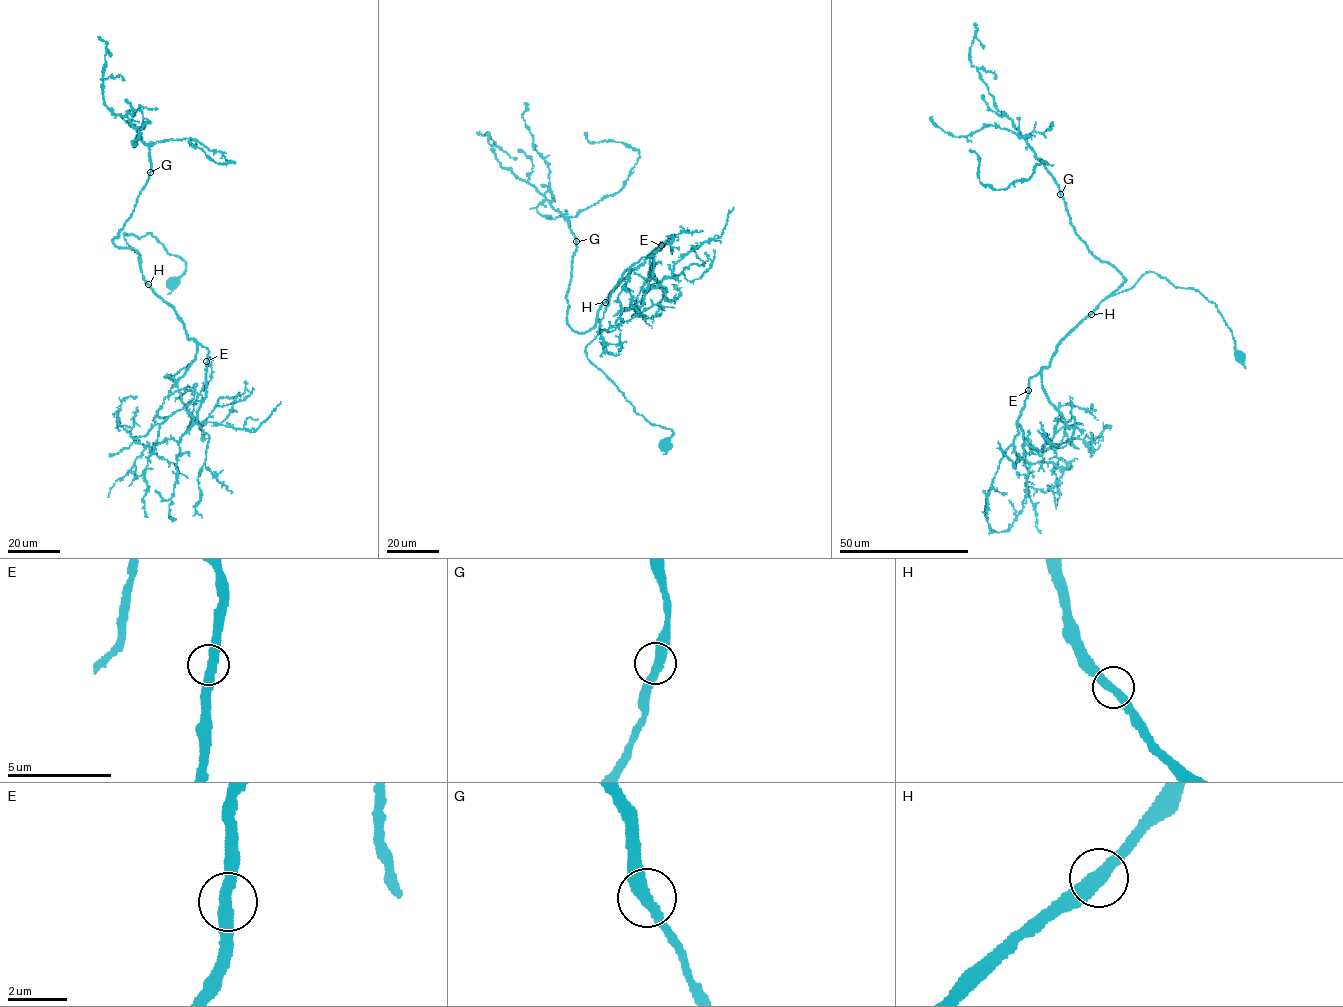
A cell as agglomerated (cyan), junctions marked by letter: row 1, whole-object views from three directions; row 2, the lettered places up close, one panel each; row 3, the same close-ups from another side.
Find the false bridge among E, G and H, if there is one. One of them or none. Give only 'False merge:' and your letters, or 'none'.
False merge: none

